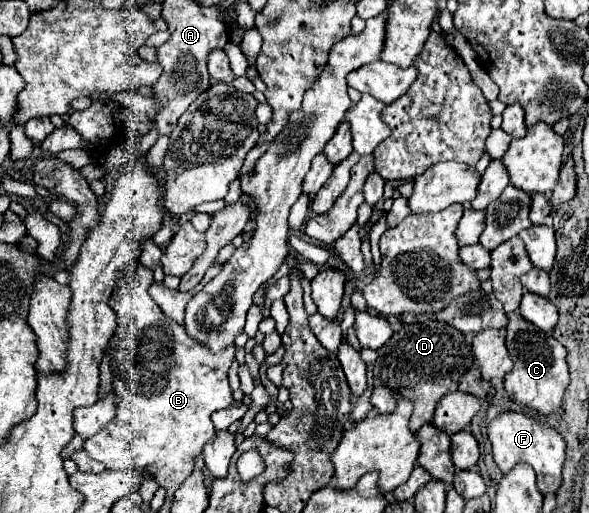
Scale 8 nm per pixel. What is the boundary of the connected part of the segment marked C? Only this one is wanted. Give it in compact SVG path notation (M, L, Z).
M518 312L508 314L506 324L506 348L514 362L510 374L504 376L504 388L508 396L528 408L534 408L542 414L550 414L562 406L562 396L566 386L570 384L568 366L566 366L566 348L546 334L538 330L534 324L526 322Z

